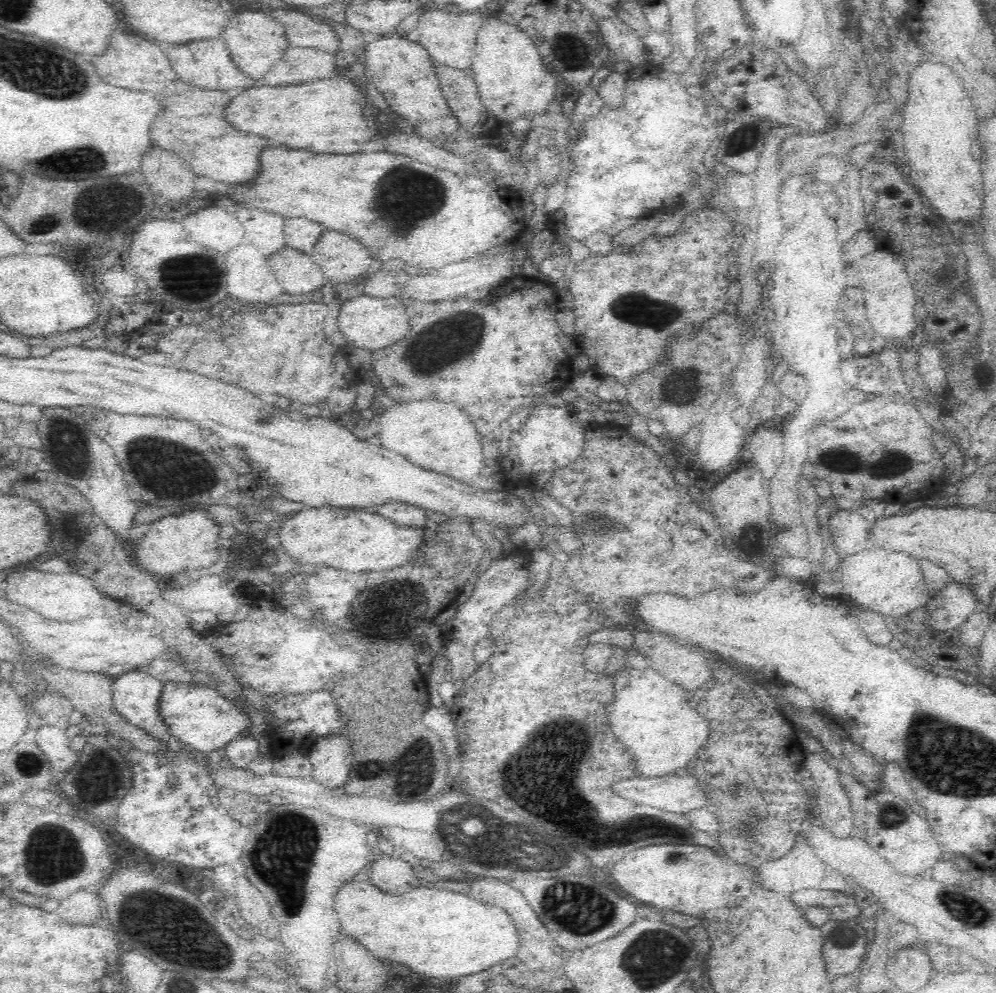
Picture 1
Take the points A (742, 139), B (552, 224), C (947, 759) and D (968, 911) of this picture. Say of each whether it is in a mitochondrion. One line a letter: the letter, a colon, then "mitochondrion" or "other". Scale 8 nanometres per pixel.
A: mitochondrion
B: other
C: mitochondrion
D: mitochondrion

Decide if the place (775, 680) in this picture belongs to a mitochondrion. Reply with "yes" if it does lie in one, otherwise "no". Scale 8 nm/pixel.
no

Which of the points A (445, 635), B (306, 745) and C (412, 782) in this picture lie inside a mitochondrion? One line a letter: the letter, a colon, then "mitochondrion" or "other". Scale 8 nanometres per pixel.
A: other
B: other
C: mitochondrion

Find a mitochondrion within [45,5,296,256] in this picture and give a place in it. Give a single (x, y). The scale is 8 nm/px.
(88, 213)

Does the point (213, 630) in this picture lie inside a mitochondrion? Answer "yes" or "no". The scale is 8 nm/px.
no

